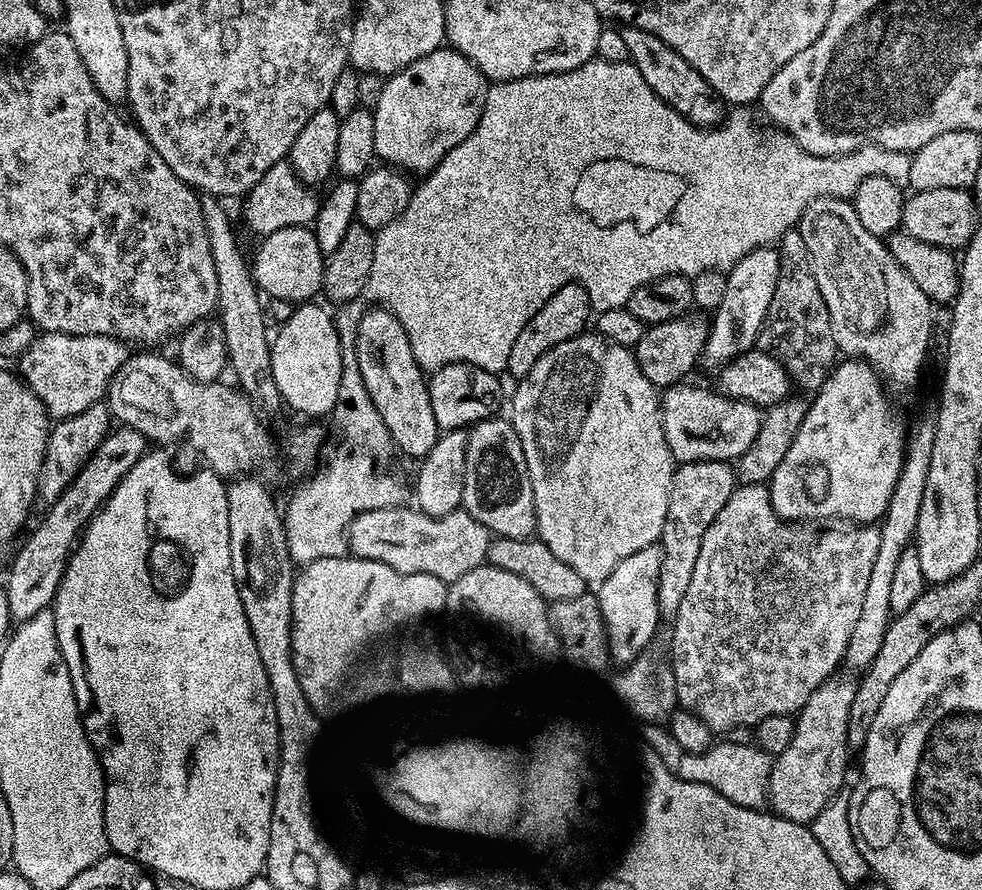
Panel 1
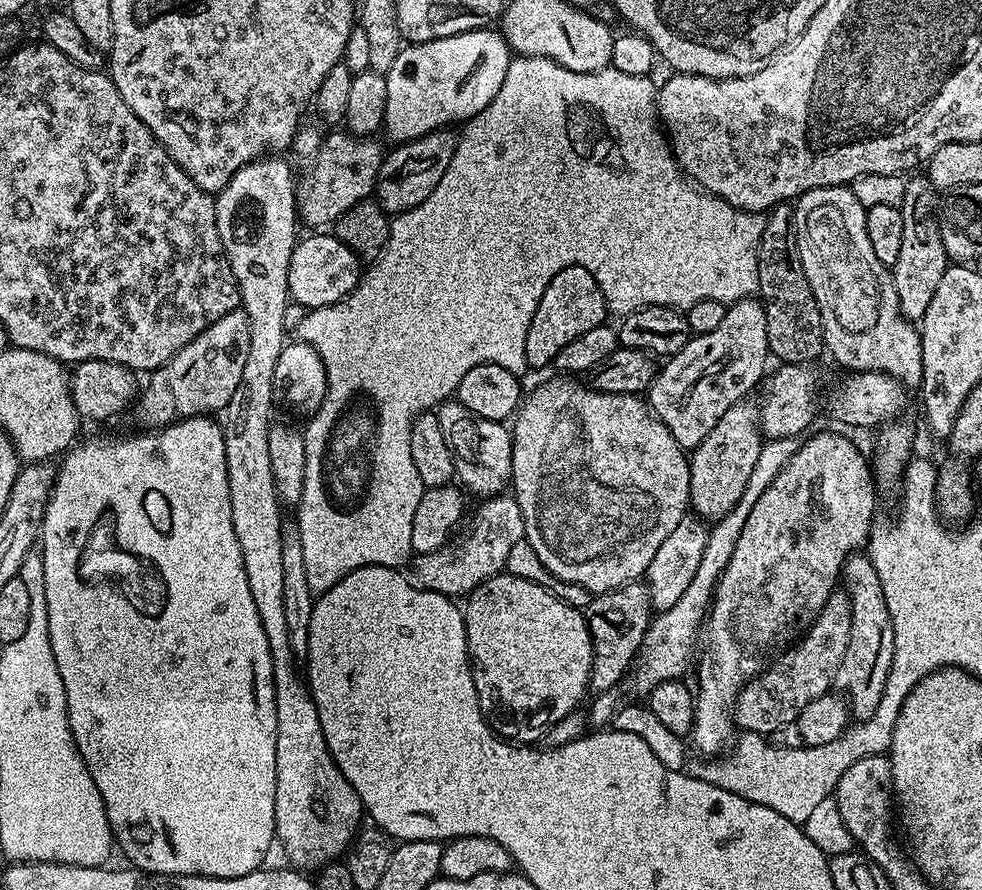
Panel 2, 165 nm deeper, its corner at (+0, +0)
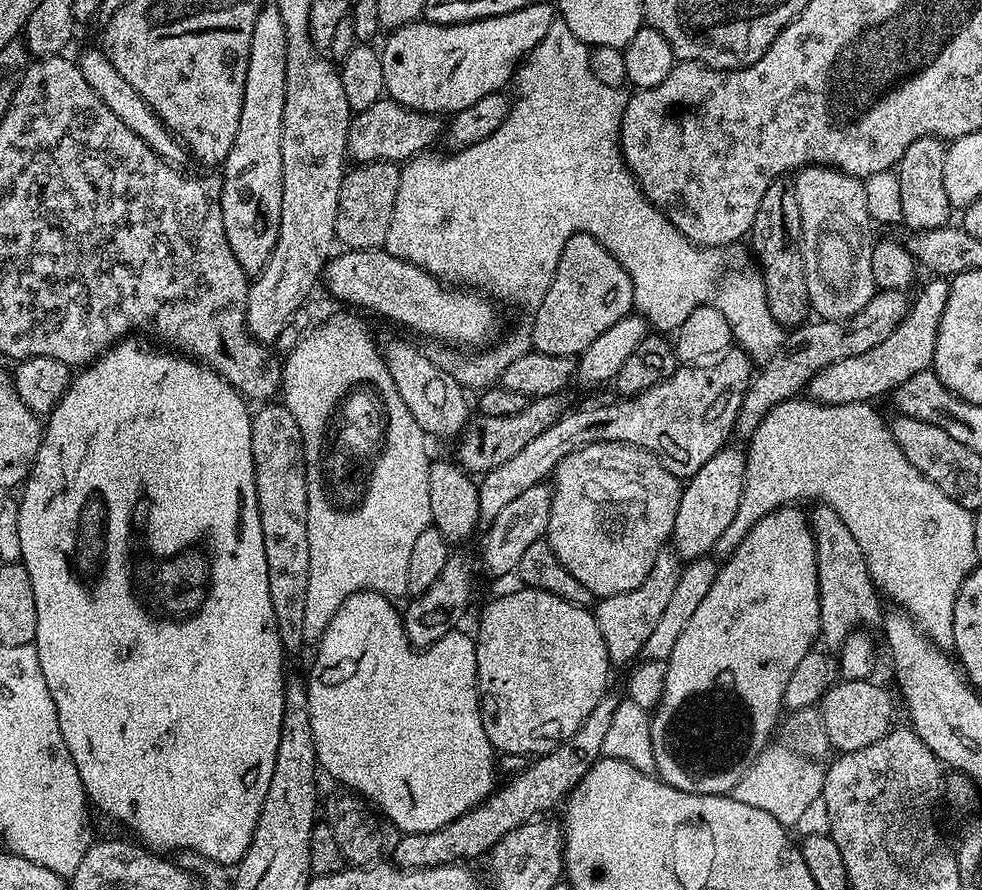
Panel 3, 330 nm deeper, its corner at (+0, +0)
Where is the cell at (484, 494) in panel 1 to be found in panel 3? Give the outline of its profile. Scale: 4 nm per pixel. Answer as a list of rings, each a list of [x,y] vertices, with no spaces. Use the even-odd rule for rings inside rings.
[[[392,340],[388,345],[383,345],[382,355],[390,370],[390,378],[394,378],[400,400],[406,402],[406,410],[410,410],[410,414],[414,414],[414,422],[418,422],[420,429],[429,437],[441,436],[444,440],[450,439],[451,436],[452,439],[459,437],[470,419],[468,400],[464,397],[467,395],[465,389],[460,387],[460,383],[445,368],[438,367],[431,355],[423,356],[414,345],[407,344],[404,340]]]

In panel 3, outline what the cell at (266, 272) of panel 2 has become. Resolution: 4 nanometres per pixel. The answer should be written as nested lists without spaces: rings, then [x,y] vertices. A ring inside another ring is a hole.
[[[275,2],[263,5],[254,22],[250,38],[250,58],[246,66],[246,86],[242,94],[242,114],[238,118],[238,134],[234,146],[224,159],[224,180],[220,184],[222,222],[226,230],[226,242],[234,250],[234,258],[249,274],[255,274],[266,266],[278,242],[278,226],[282,218],[282,110],[286,102],[286,30],[282,26],[282,14]]]

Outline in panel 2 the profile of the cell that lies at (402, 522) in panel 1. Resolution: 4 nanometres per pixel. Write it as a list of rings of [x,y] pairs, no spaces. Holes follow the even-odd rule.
[[[501,494],[479,501],[480,509],[472,516],[468,533],[455,542],[449,542],[433,552],[422,552],[415,557],[417,585],[444,596],[464,598],[491,576],[501,575],[506,569],[506,557],[514,542],[524,539],[524,519],[515,495]]]

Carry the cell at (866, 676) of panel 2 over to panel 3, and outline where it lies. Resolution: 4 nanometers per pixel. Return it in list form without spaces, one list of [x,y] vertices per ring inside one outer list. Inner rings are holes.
[[[822,503],[811,509],[812,537],[816,543],[818,562],[818,590],[820,591],[820,636],[832,647],[839,649],[846,637],[854,632],[868,630],[871,624],[879,625],[882,619],[881,597],[872,583],[872,575],[866,566],[866,558],[854,542],[846,522]],[[877,596],[877,597],[876,597]],[[880,599],[880,600],[879,600]]]

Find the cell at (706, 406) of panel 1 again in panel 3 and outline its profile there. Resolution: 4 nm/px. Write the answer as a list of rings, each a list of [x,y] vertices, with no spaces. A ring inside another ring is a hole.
[[[932,278],[932,281],[921,290],[911,301],[906,318],[886,338],[886,342],[878,342],[874,350],[866,350],[866,354],[858,354],[858,358],[842,358],[842,362],[834,362],[834,366],[826,366],[826,370],[818,370],[808,384],[806,392],[817,404],[867,404],[876,402],[876,399],[885,392],[895,392],[902,382],[914,378],[914,374],[929,371],[934,358],[934,346],[938,342],[938,322],[942,322],[942,310],[946,310],[946,298],[950,298],[950,283],[944,278]]]

